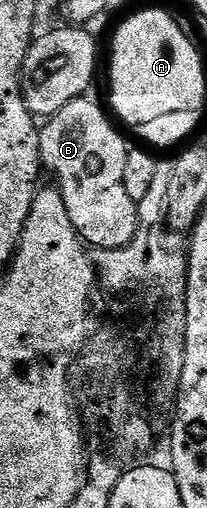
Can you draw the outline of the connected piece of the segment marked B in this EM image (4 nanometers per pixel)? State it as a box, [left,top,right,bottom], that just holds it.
[40,98,140,252]

